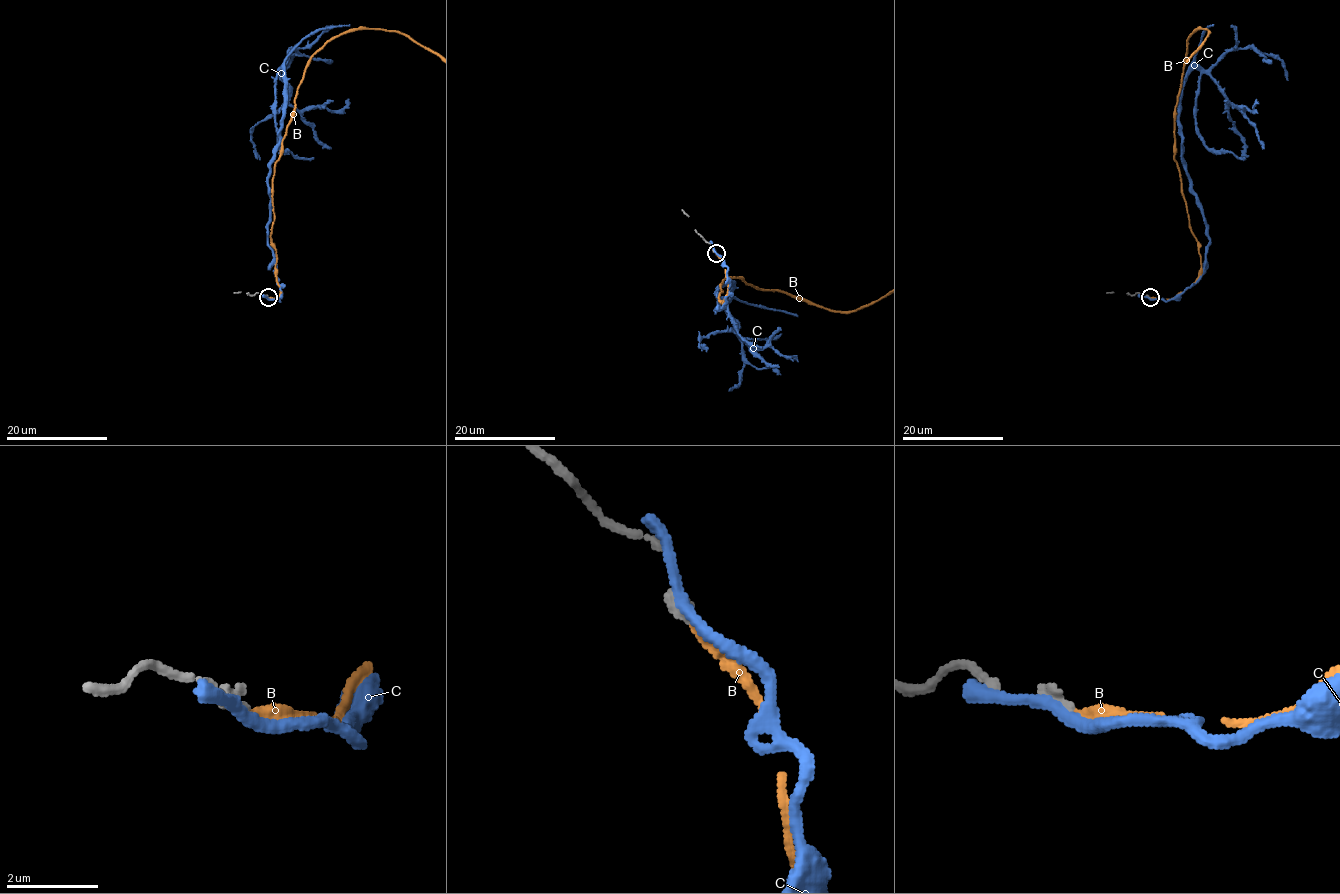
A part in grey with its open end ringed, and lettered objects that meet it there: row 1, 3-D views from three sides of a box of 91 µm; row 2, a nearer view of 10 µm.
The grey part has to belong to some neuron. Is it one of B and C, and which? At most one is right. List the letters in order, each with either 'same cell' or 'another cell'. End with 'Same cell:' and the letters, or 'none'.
B: another cell
C: another cell
Same cell: none

